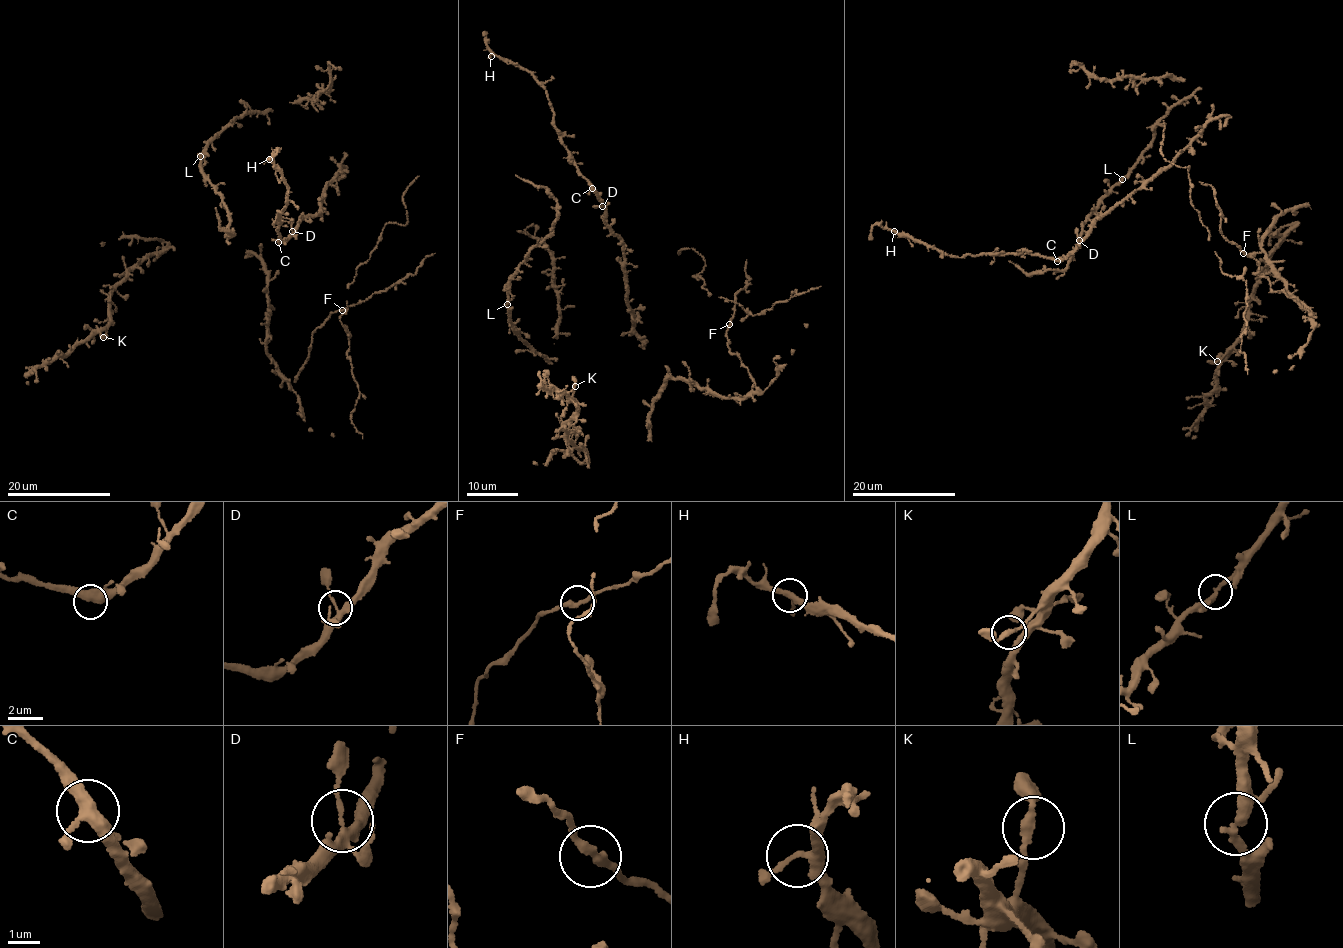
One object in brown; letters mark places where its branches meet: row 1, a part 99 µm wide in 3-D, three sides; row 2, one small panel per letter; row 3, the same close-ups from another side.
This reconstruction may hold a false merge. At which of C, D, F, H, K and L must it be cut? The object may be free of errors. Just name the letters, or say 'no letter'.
no letter

